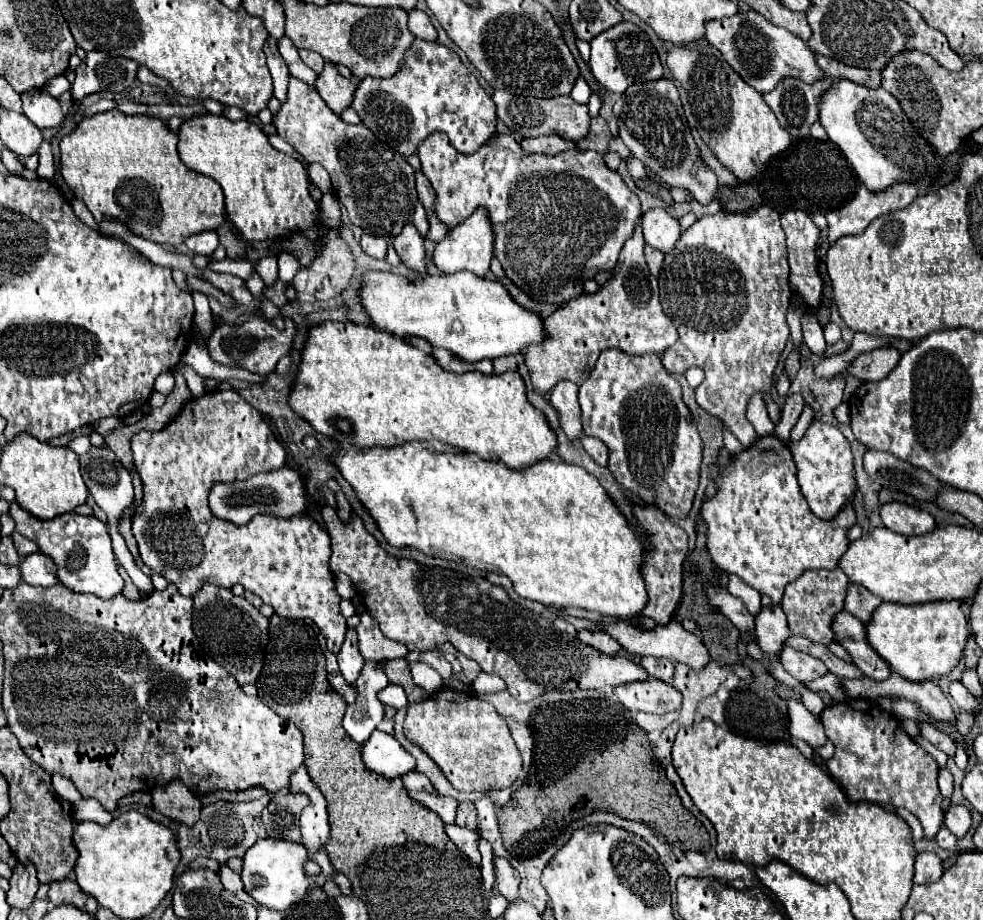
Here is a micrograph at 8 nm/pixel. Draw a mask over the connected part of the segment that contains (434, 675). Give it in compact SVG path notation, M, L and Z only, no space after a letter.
M413 663L411 665L411 675L413 675L413 681L421 689L425 689L429 695L433 695L435 691L439 691L443 687L443 679L439 677L439 673L425 663Z

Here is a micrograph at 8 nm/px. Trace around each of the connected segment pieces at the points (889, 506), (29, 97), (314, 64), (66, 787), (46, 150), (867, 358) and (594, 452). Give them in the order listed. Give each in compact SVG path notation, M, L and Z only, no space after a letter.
M885 503L881 507L881 519L887 529L903 535L925 535L937 529L935 519L921 509L903 505L903 503Z
M33 89L21 95L25 117L39 129L55 127L63 121L61 105L45 89Z
M301 49L299 55L301 55L301 59L303 59L303 63L305 63L307 67L311 67L315 73L321 73L325 59L323 59L319 53L313 53L313 51L309 51L309 49Z
M53 775L51 781L53 781L53 787L55 787L55 793L57 793L61 799L65 799L65 801L69 801L69 803L81 801L81 795L77 793L77 789L73 787L73 783L71 783L69 779L65 779L65 777L61 777L61 775Z
M43 141L41 147L39 147L37 175L43 177L43 179L53 179L53 175L55 175L55 159L53 159L53 153L51 153L51 145L47 141Z
M883 347L869 353L861 353L847 369L847 373L859 377L861 381L877 381L889 375L897 365L901 353L895 347Z
M587 435L581 437L581 443L583 443L585 451L587 451L599 465L607 465L607 453L609 453L609 449L605 447L605 443L601 443L599 439L587 437Z

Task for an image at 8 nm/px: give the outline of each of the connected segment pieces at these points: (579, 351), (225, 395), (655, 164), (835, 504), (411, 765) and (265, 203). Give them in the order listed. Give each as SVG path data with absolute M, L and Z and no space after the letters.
M639 225L633 237L623 245L611 279L599 287L597 293L583 293L577 299L569 299L569 303L563 303L551 317L545 319L549 339L523 351L533 387L539 395L547 395L559 379L581 385L593 371L603 349L617 347L629 355L663 355L663 351L677 341L677 329L663 313L659 301L657 279L647 269L643 245L645 241Z
M215 389L215 393L205 393L203 397L197 397L197 399L187 401L187 403L183 405L181 413L179 413L165 429L161 429L161 431L145 431L145 429L143 429L143 431L139 431L139 433L133 437L133 441L131 441L131 449L133 449L135 467L137 467L137 471L139 471L141 479L143 479L143 493L145 493L145 495L143 495L143 505L137 507L137 513L133 515L133 535L135 535L135 539L137 539L137 545L139 545L139 551L141 551L141 559L143 559L145 565L147 565L147 547L149 547L149 549L155 551L155 555L159 557L159 559L149 561L149 563L151 563L151 565L157 565L155 571L161 573L169 583L177 585L179 591L181 591L181 595L185 595L185 597L193 597L193 595L203 587L203 583L213 583L213 585L227 587L227 589L231 589L235 583L241 583L247 591L259 595L259 597L263 599L263 603L271 605L277 615L293 617L293 619L311 619L311 621L321 629L321 633L325 635L331 653L337 653L337 651L341 649L341 643L343 643L345 631L347 631L347 623L345 623L345 617L343 617L341 611L339 611L339 601L341 601L341 597L339 597L337 591L335 591L333 573L329 571L329 555L331 555L329 535L321 529L321 525L319 525L315 519L307 517L307 515L299 515L299 517L295 517L295 519L279 519L279 517L271 517L271 515L255 515L249 523L245 523L245 525L235 525L235 523L217 519L217 517L213 515L213 511L209 511L209 501L207 501L207 497L209 497L209 491L211 491L213 483L243 481L243 479L249 479L249 477L257 475L257 473L281 469L281 467L285 465L287 453L285 453L283 445L277 441L277 437L273 435L269 423L265 421L265 417L263 417L255 407L251 407L235 389L227 389L227 391Z
M657 79L651 83L635 83L631 85L623 97L613 107L617 119L619 119L619 137L621 141L631 149L633 157L641 159L643 165L653 171L665 185L669 187L681 187L693 193L693 197L699 203L709 203L717 195L717 175L707 167L707 163L701 159L701 153L693 141L691 129L687 125L687 119L683 115L683 107L679 101L679 91L669 79Z
M815 421L805 437L797 443L789 443L793 451L793 459L797 463L797 477L801 491L811 507L811 511L821 519L831 519L839 513L841 505L855 495L855 479L853 479L853 457L849 449L849 441L843 433L837 433L837 427Z
M373 731L371 737L365 741L363 759L371 771L387 779L401 777L413 771L417 765L415 757L409 751L405 751L403 745L393 735L381 731Z
M203 113L183 121L177 135L181 161L189 169L207 175L221 185L229 221L247 243L285 237L293 229L305 231L313 241L319 237L319 229L323 229L319 203L309 197L303 165L277 151L255 123L247 119L231 121L225 115Z

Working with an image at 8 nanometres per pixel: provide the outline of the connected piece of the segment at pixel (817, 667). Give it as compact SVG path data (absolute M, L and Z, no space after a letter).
M785 647L779 655L781 665L785 667L787 673L791 673L799 683L809 683L815 681L819 677L823 677L827 673L827 667L821 659L815 659L803 651Z

